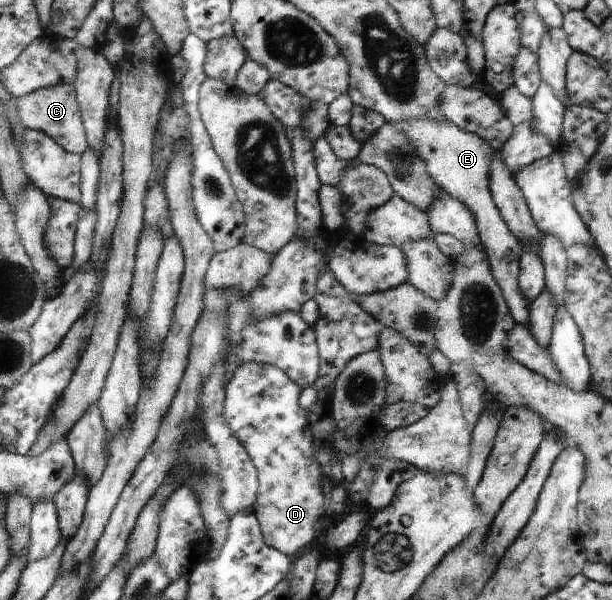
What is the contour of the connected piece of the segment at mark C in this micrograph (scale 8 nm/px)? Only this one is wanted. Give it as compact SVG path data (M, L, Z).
M59 84L16 99L16 106L18 107L18 116L29 129L46 133L68 152L81 156L91 147L87 141L82 110L78 106L77 99L77 92L71 84Z

